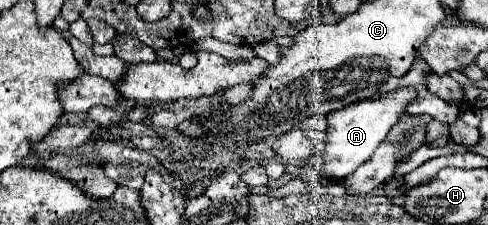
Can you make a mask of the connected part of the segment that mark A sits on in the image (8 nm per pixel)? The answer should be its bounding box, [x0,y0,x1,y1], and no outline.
[304,86,418,186]

